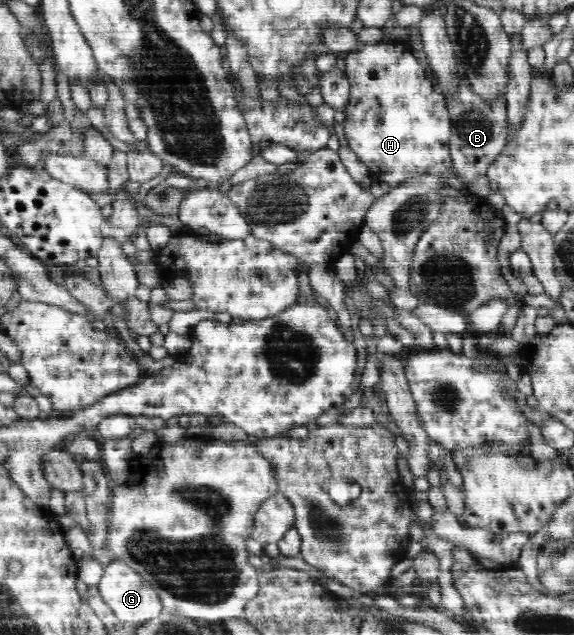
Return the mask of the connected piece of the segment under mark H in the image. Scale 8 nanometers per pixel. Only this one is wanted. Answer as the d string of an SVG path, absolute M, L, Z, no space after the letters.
M384 37L386 43L376 43L376 45L364 44L359 49L352 53L345 55L345 75L349 81L349 99L345 103L344 113L344 131L346 139L348 140L348 147L350 151L353 151L358 160L364 163L366 169L370 173L378 173L380 182L387 183L390 187L397 187L402 184L408 184L411 180L417 178L424 178L426 176L434 176L438 178L445 186L450 186L455 190L461 190L463 188L463 181L459 177L459 173L455 171L455 161L451 155L450 139L452 120L450 119L450 112L448 112L448 106L446 106L446 97L439 90L434 93L434 85L426 79L426 73L424 69L420 67L420 61L410 53L406 51L406 47L402 43L392 43L392 40L388 37Z

